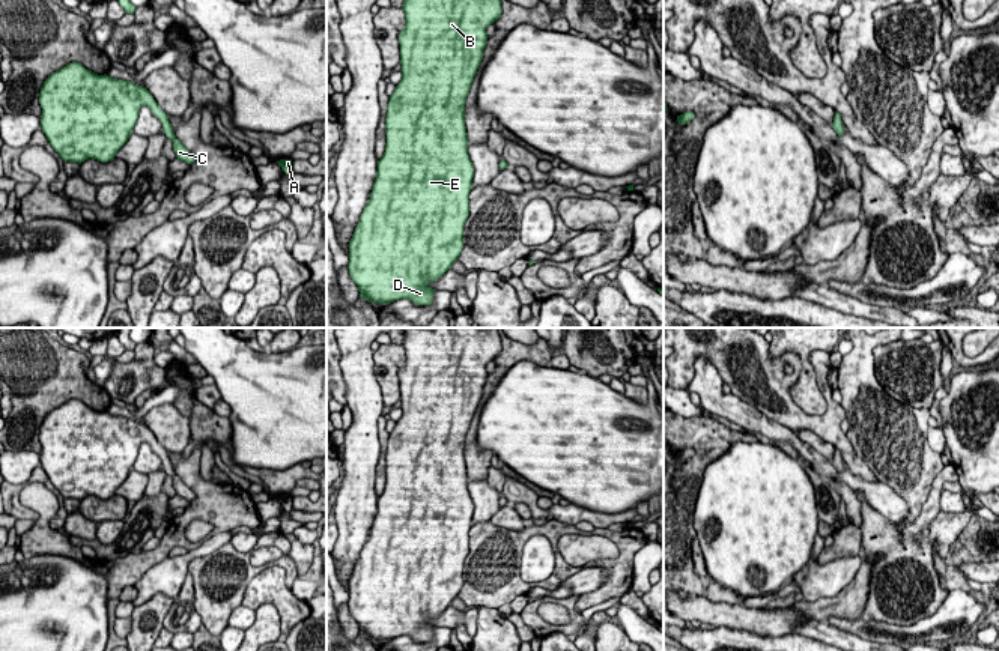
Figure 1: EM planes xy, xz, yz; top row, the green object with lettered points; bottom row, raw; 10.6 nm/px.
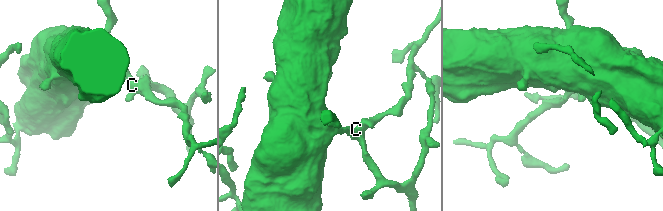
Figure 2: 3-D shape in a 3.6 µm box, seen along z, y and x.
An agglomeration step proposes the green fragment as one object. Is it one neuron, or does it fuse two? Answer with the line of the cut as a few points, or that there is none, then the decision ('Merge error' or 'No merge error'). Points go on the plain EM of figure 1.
No split. No merge error

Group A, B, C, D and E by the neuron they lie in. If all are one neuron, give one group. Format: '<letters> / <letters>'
A B C D E

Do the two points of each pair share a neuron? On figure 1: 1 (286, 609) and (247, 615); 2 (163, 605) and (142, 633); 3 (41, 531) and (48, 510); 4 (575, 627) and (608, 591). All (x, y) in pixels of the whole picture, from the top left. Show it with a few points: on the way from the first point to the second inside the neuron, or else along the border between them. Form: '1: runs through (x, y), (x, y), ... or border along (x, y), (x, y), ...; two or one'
1: border along (241, 605), (255, 611); two
2: runs through (154, 611), (146, 614), (146, 620), (142, 624); one
3: runs through (41, 526), (45, 514); one
4: border along (578, 596), (576, 609), (581, 614); two

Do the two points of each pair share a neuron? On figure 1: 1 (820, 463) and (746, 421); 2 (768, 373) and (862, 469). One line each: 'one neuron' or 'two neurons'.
1: one neuron
2: one neuron

